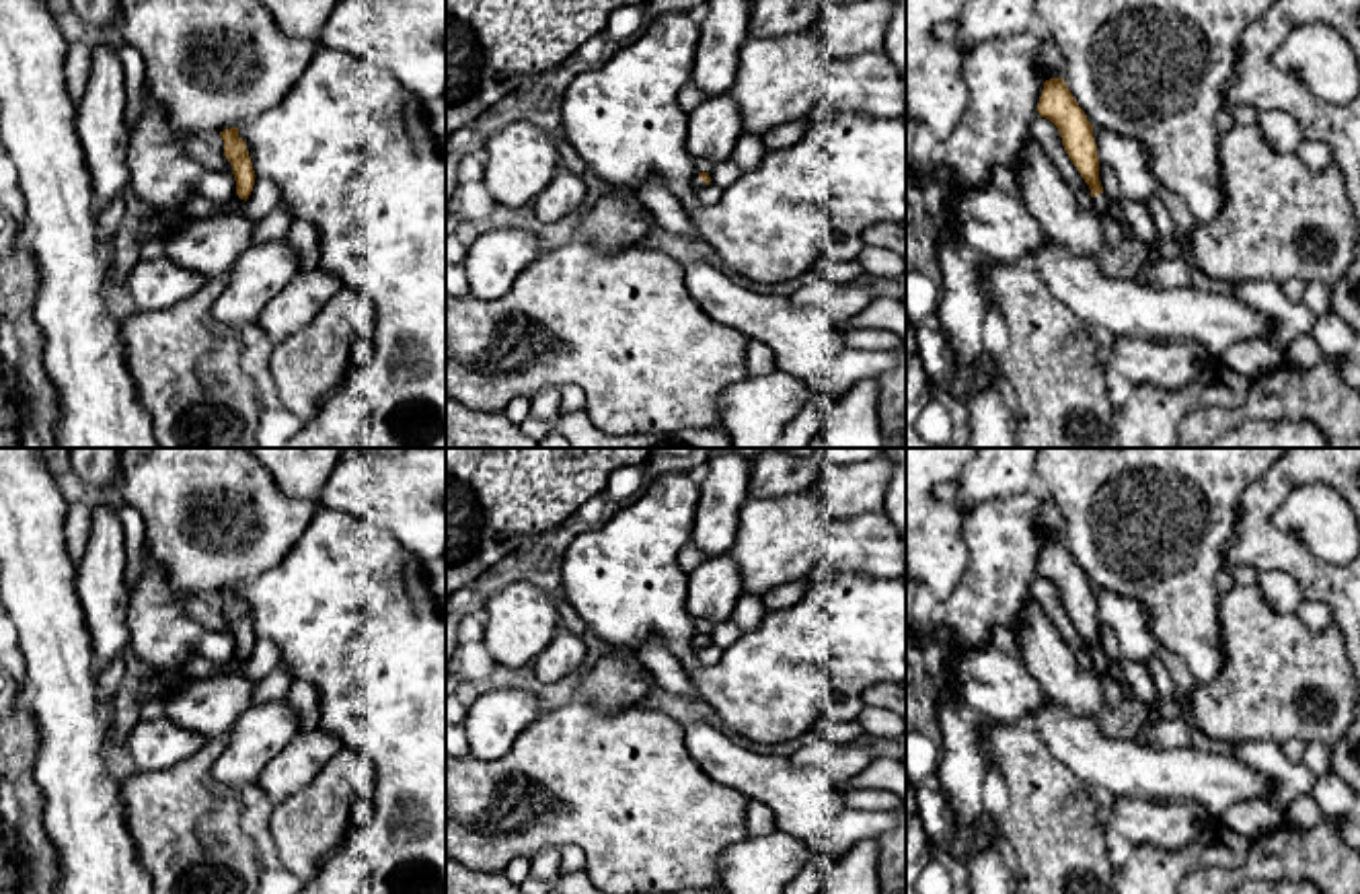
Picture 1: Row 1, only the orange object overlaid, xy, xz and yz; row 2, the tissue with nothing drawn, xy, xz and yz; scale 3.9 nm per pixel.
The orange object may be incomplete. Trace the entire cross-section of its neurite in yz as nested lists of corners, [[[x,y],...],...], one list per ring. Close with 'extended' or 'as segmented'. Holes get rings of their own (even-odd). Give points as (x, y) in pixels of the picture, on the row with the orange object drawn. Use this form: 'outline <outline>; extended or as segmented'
outline [[[1050,78],[1044,82],[1037,113],[1058,127],[1068,158],[1091,189],[1091,208],[1097,214],[1107,214],[1109,201],[1099,181],[1099,156],[1093,125],[1074,101],[1064,78]]]; extended

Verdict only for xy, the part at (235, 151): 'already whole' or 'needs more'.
needs more

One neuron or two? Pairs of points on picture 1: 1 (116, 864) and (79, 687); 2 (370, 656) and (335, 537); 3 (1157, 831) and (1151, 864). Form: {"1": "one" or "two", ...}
{"1": "one", "2": "one", "3": "two"}

